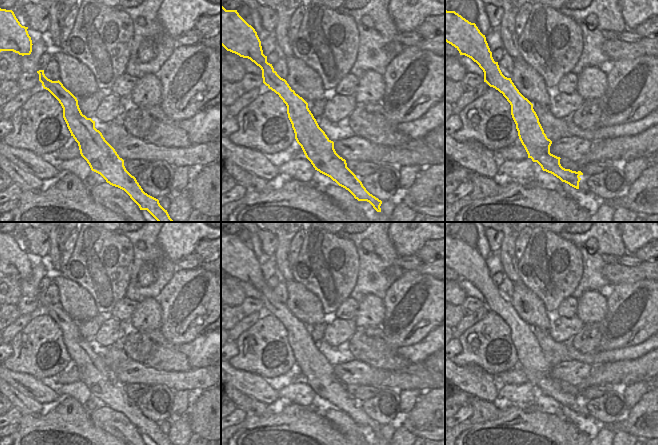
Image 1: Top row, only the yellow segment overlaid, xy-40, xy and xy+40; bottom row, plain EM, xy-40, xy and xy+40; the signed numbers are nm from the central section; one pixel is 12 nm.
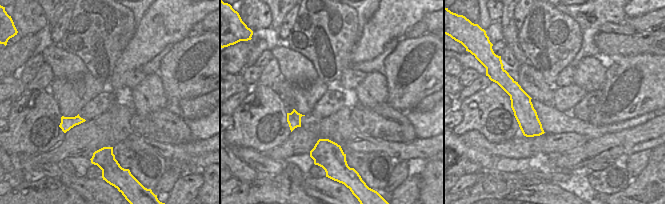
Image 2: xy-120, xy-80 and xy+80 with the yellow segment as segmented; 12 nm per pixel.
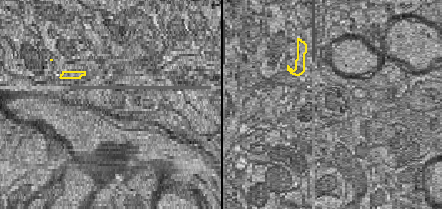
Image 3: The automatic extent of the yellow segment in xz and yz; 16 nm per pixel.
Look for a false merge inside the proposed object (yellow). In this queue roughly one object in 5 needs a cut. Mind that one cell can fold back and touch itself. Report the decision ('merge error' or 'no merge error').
no merge error

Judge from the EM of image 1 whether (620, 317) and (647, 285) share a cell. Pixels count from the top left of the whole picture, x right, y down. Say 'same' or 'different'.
same

